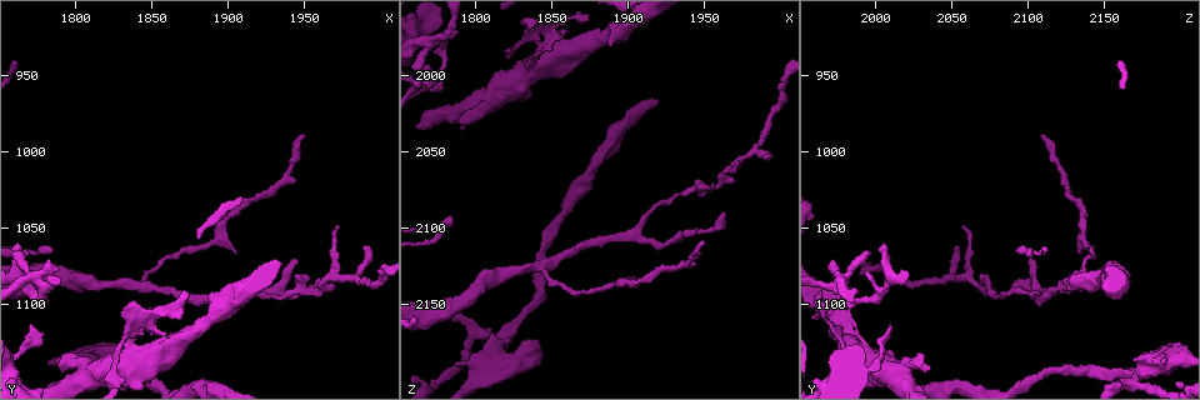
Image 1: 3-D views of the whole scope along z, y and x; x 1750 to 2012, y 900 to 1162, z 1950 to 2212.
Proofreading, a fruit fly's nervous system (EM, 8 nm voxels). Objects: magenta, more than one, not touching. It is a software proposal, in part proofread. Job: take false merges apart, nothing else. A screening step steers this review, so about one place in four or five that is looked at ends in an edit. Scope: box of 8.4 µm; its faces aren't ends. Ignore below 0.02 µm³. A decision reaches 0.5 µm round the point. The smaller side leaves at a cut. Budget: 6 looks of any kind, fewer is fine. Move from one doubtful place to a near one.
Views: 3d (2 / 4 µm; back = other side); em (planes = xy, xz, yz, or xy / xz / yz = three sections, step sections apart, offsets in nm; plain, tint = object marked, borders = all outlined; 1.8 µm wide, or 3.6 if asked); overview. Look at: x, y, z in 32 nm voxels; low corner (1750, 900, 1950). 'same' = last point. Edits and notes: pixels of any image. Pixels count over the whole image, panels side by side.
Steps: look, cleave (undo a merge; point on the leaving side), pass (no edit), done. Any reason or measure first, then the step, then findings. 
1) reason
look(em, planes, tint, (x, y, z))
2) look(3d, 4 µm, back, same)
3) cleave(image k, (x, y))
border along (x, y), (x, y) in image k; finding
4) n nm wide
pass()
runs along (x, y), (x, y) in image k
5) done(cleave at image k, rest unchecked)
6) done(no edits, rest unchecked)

abrupt turn
look(em, planes, plain, (1776, 1080, 1974))

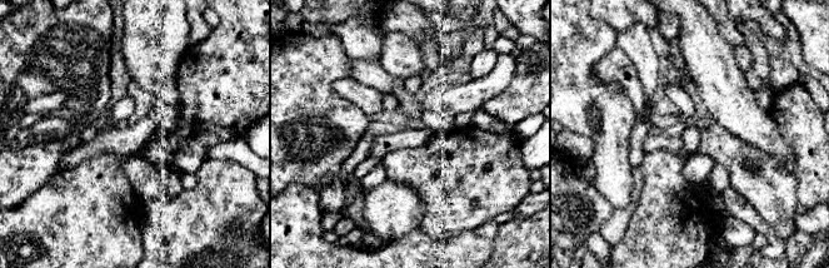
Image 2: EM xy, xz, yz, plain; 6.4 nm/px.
where the object lies
look(em, planes, tint, same)

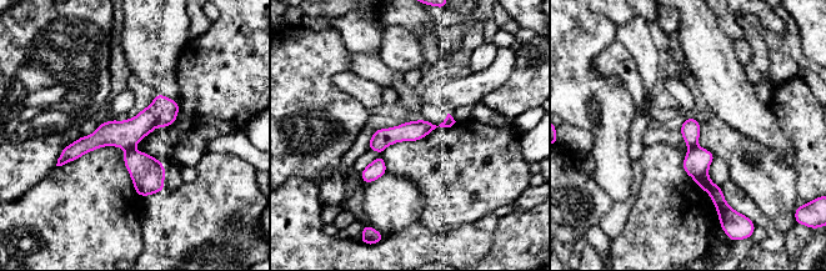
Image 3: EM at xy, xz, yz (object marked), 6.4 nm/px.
cleave(image 3, (697, 160))
border along (696, 145), (689, 149) in image 3; a second neuron is stuck on

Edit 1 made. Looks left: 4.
narrows sharply
look(em, 3.6 µm, xz, step 8, tint, (1814, 1140, 2182))

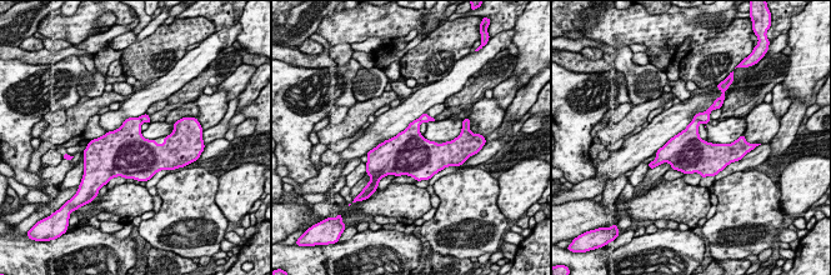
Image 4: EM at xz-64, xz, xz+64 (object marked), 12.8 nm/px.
cleave(image 4, (690, 136))
border along (694, 118), (701, 121) in image 4; a second neuron is stuck on

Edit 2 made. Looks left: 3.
see it whole again
look(overview)

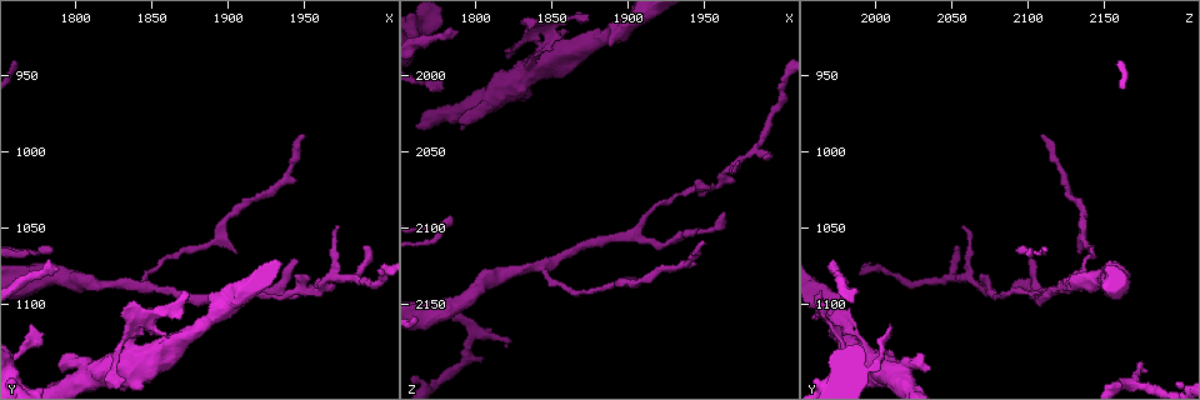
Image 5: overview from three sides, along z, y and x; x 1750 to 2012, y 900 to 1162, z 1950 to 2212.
side arm on a straight run
look(3d, 2 µm, (1844, 1090, 2124))

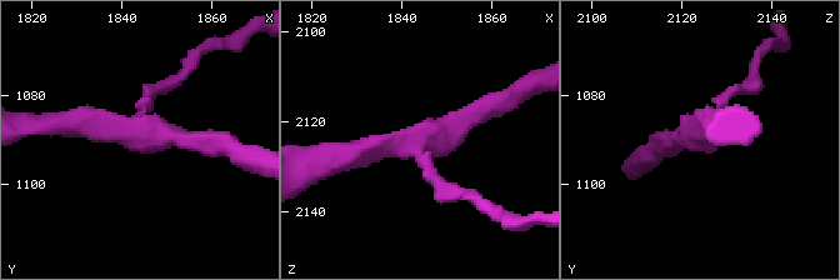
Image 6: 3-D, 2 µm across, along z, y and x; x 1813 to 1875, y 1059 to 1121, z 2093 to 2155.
look(em, planes, borders, (1844, 1088, 2125))

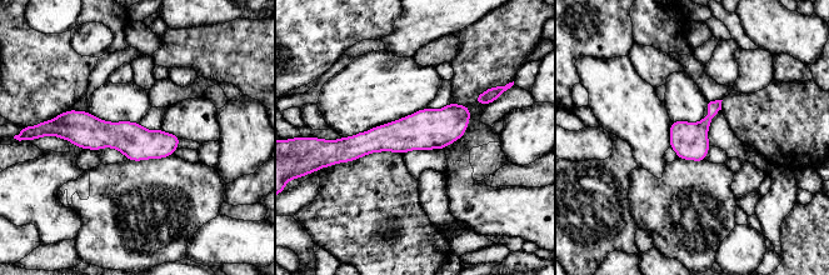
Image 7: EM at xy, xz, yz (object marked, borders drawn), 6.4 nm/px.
3 arms
pass()
runs along (467, 111), (438, 129), (340, 144) in image 7; all the same neuron

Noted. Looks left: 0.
done(cleave at image 3, cleave at image 4, rest unchecked)

